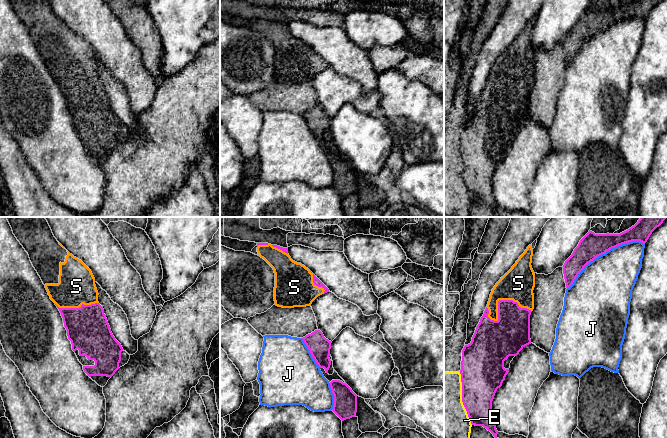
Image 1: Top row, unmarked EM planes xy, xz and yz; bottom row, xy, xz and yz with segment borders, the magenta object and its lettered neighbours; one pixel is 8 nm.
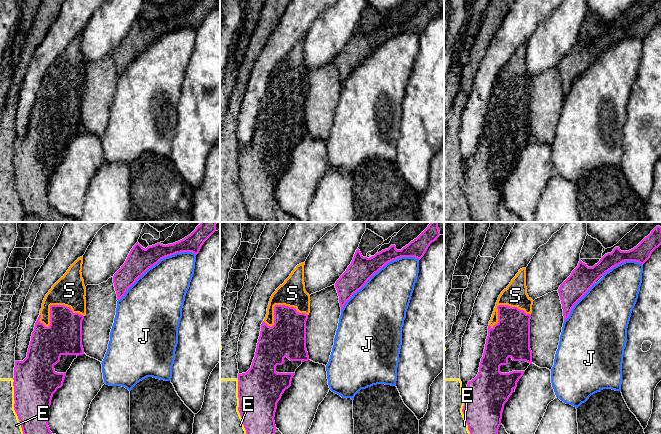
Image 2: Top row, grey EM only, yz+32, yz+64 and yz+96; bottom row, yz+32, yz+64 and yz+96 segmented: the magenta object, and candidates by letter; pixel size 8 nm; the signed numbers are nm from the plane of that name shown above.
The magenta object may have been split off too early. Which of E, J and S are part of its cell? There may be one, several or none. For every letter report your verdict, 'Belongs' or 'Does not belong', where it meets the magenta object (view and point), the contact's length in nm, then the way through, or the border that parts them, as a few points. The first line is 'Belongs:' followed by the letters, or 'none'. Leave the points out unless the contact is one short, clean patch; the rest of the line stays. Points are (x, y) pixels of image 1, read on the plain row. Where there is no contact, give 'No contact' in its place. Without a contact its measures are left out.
Belongs: S
E: Does not belong. Touches magenta at yz (462, 174). Shared border 440 nm
J: Does not belong. Touches magenta at yz (603, 29). Shared border 700 nm
S: Belongs. Touches magenta at yz (498, 78). Shared border 360 nm

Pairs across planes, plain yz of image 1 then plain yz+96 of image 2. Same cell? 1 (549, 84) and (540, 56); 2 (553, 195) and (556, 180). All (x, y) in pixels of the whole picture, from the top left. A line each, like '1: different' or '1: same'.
1: different
2: same

